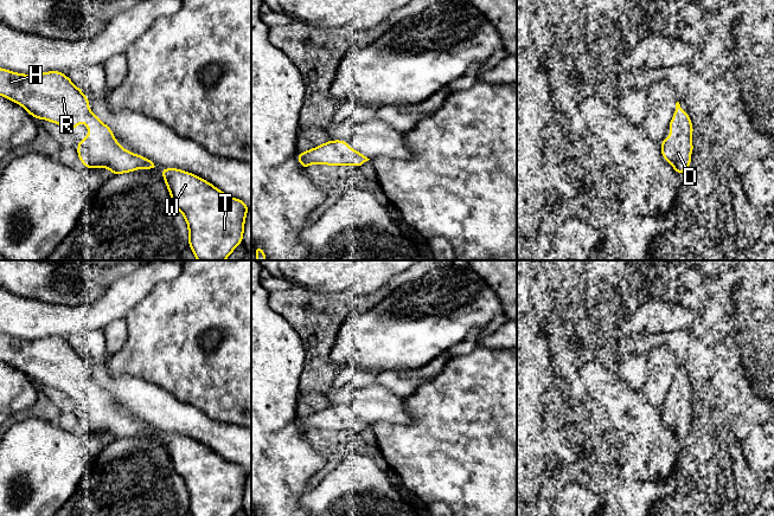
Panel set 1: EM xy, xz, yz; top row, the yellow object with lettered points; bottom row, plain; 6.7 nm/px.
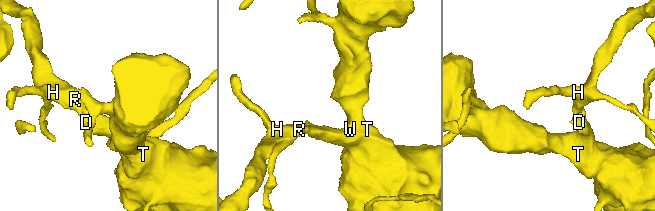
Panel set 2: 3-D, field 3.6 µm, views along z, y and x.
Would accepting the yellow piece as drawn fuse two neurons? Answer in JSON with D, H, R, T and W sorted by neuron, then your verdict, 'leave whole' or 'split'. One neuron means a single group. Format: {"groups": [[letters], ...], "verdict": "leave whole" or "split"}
{"groups": [["D", "H", "R", "T", "W"]], "verdict": "leave whole"}

